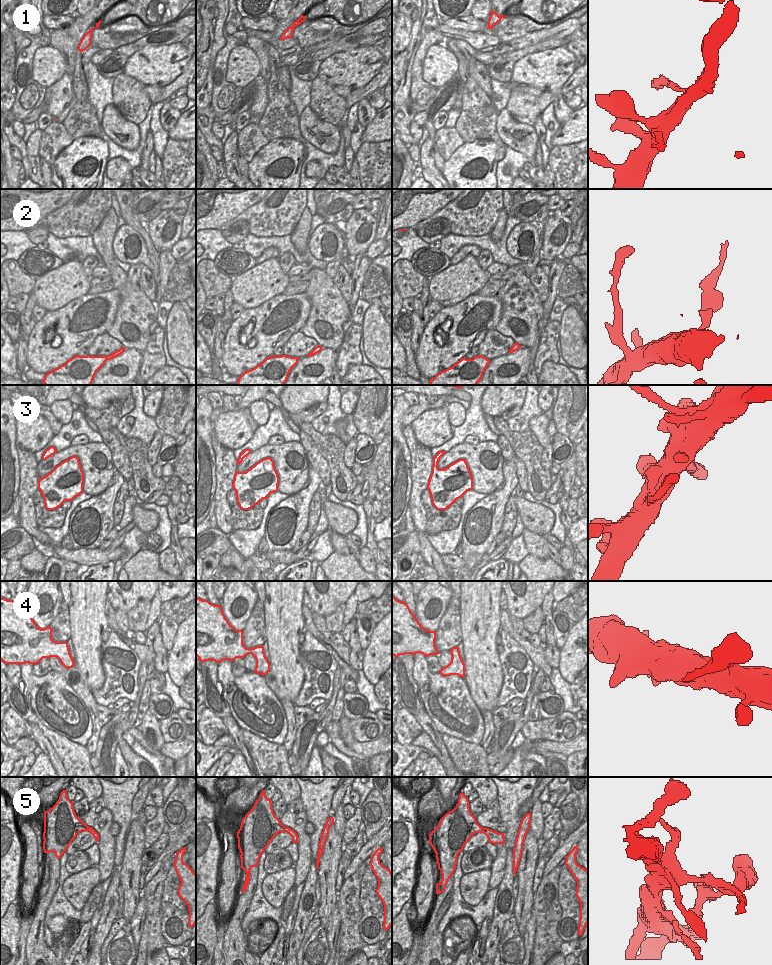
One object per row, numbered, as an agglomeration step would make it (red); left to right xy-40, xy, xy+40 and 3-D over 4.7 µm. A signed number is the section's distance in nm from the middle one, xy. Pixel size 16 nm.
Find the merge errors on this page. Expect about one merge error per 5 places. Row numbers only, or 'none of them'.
2, 5

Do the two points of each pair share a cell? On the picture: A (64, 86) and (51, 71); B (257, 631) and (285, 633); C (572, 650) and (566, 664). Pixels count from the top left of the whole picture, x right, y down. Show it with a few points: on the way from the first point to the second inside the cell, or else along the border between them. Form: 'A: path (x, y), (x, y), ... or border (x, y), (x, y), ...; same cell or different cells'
A: border (65, 72), (47, 88); different cells
B: border (263, 609), (266, 640); different cells
C: path (572, 653), (572, 658), (569, 661); same cell

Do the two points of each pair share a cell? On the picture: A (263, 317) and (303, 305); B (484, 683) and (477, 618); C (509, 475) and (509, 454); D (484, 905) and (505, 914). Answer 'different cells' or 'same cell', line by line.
A: same cell
B: same cell
C: different cells
D: different cells

